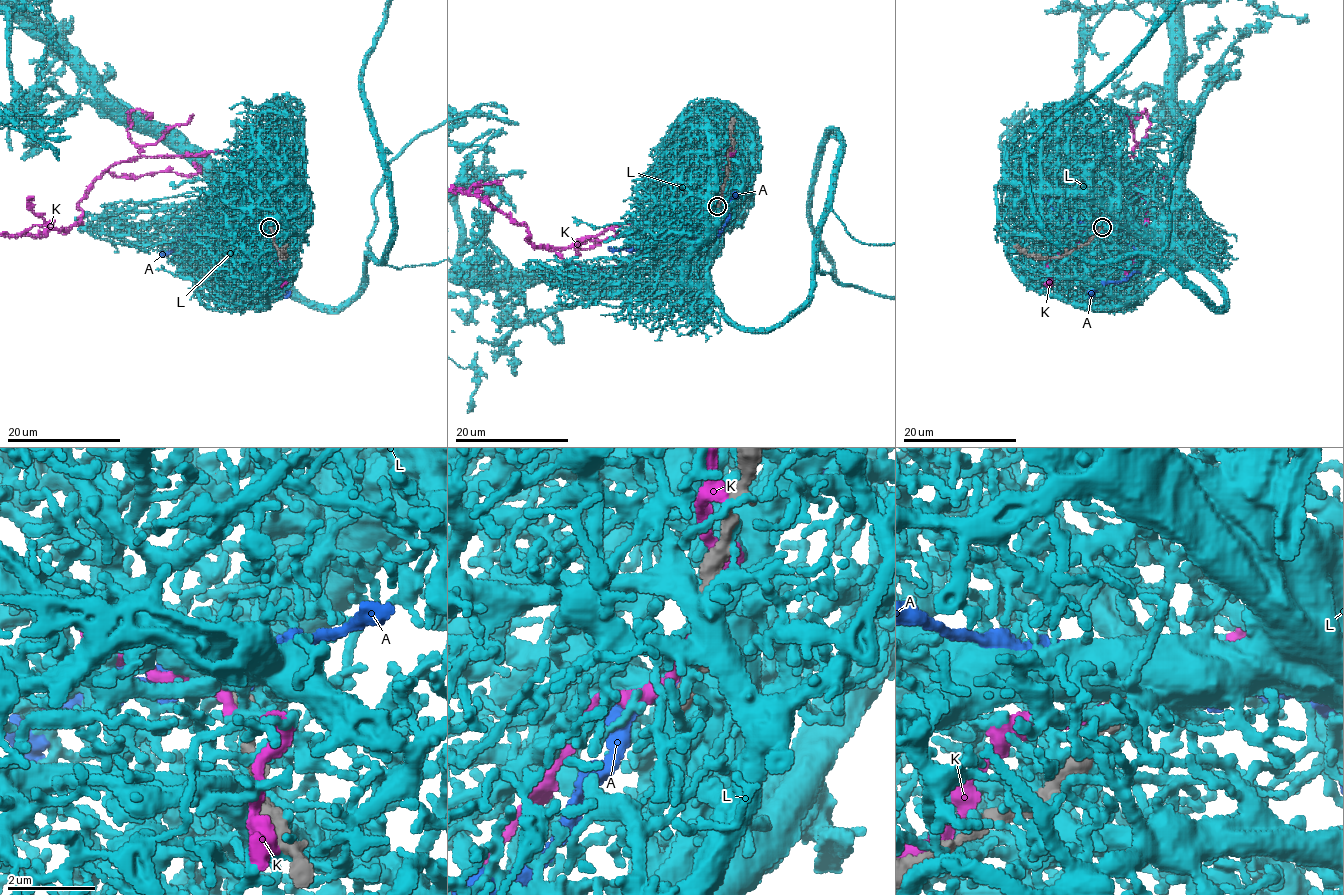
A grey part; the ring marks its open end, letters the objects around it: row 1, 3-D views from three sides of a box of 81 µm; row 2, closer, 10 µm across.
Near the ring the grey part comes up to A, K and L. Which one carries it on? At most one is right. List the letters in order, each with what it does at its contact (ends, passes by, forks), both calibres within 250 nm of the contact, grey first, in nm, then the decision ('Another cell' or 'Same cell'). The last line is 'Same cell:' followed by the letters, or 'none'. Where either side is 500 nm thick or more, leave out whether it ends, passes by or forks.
A: It passes by. Thickness 480 nm (grey) against 320 nm. Another cell
K: Thickness 500 nm (grey) against 280 nm. Another cell
L: Thickness 440 nm (grey) against 500 nm. Another cell
Same cell: none

